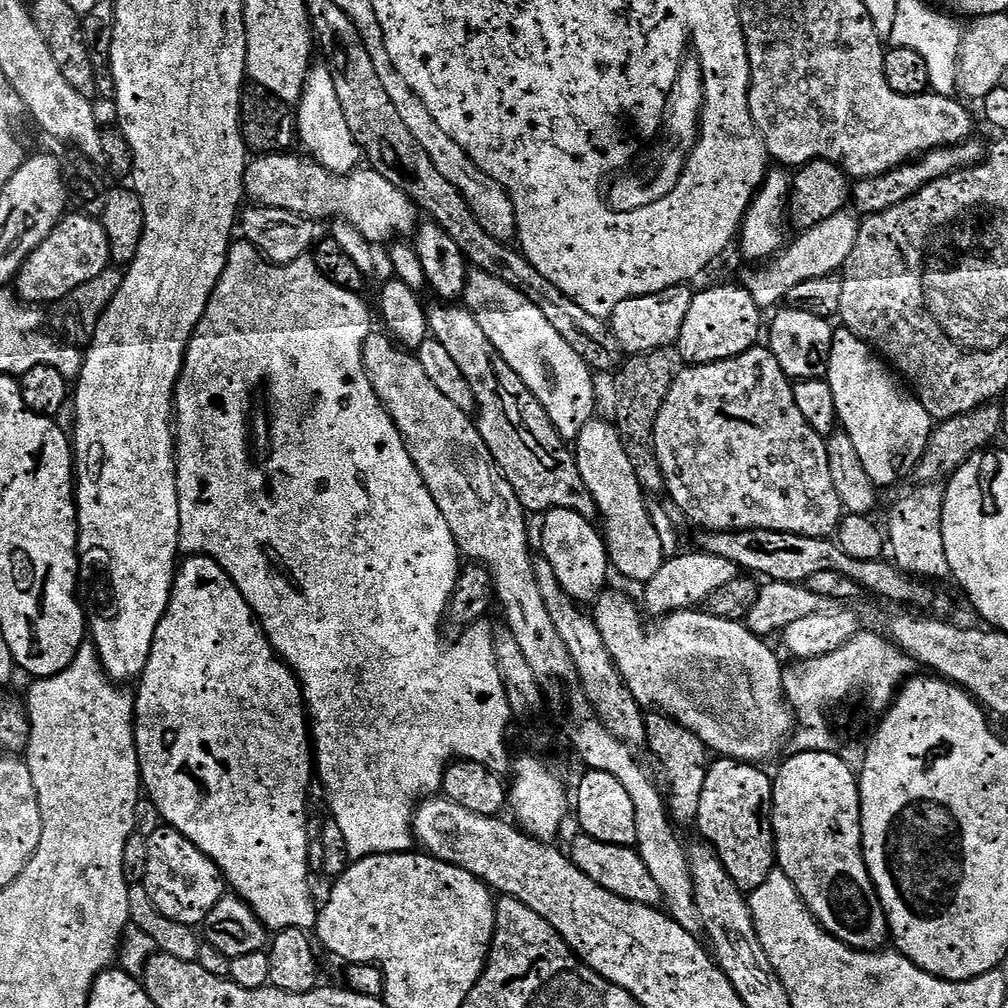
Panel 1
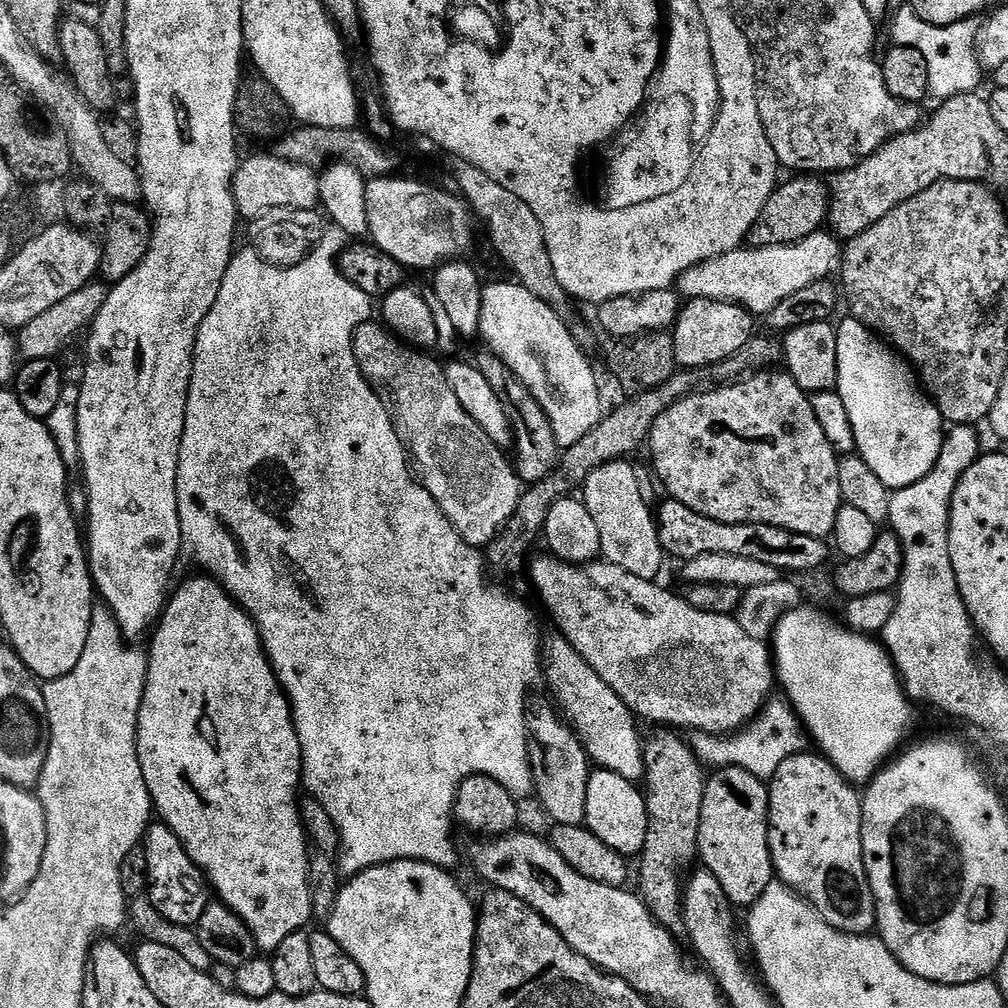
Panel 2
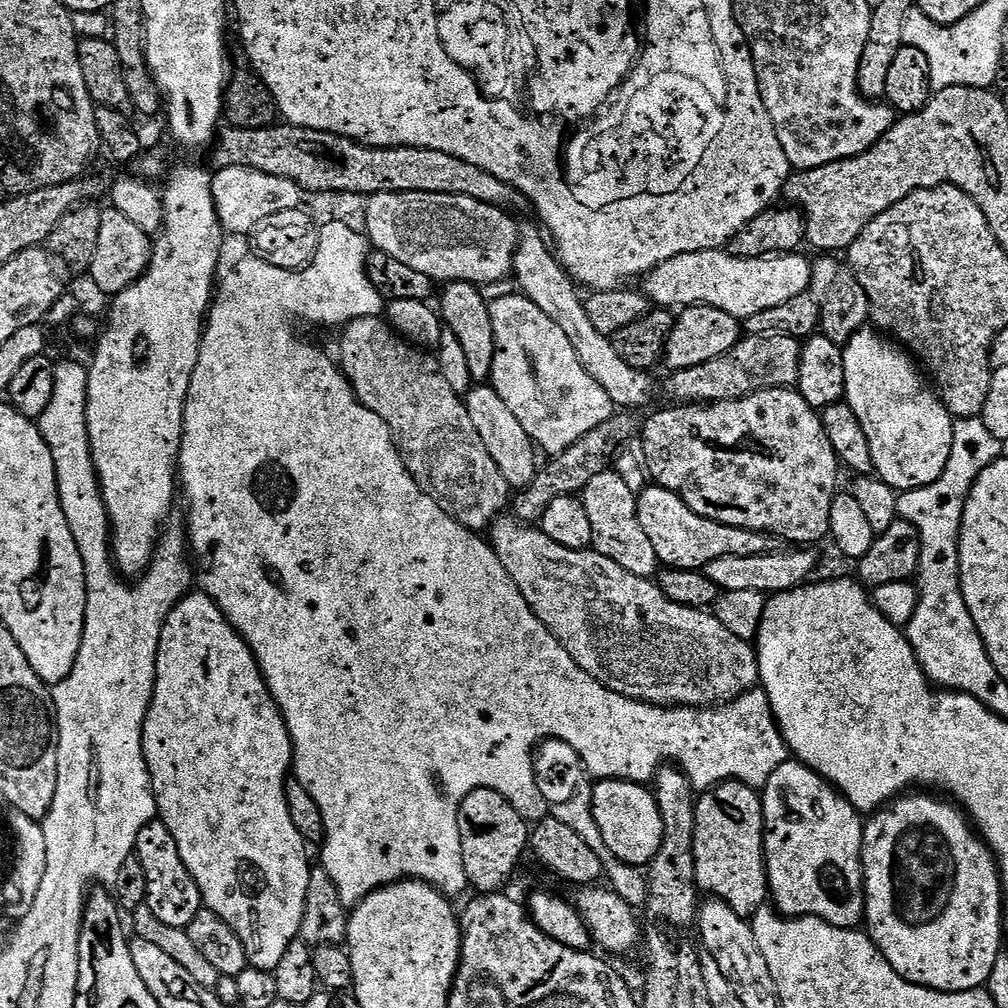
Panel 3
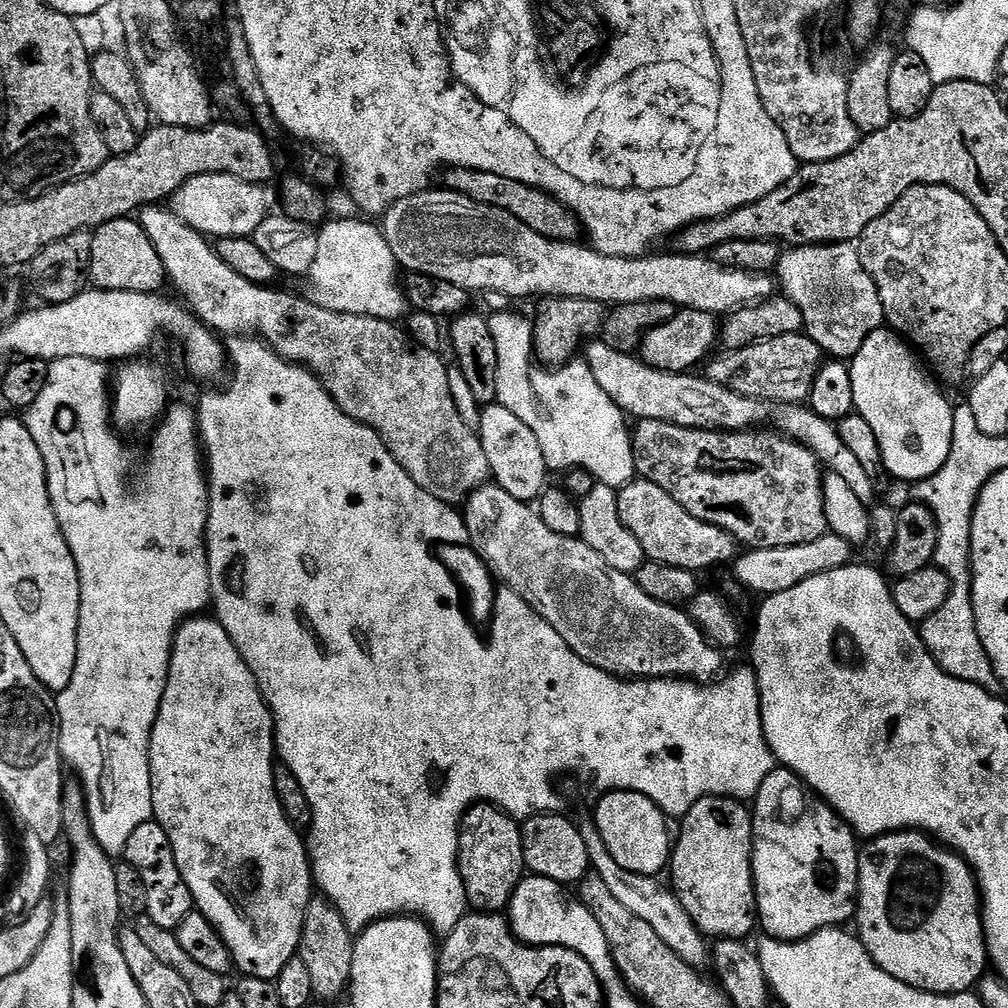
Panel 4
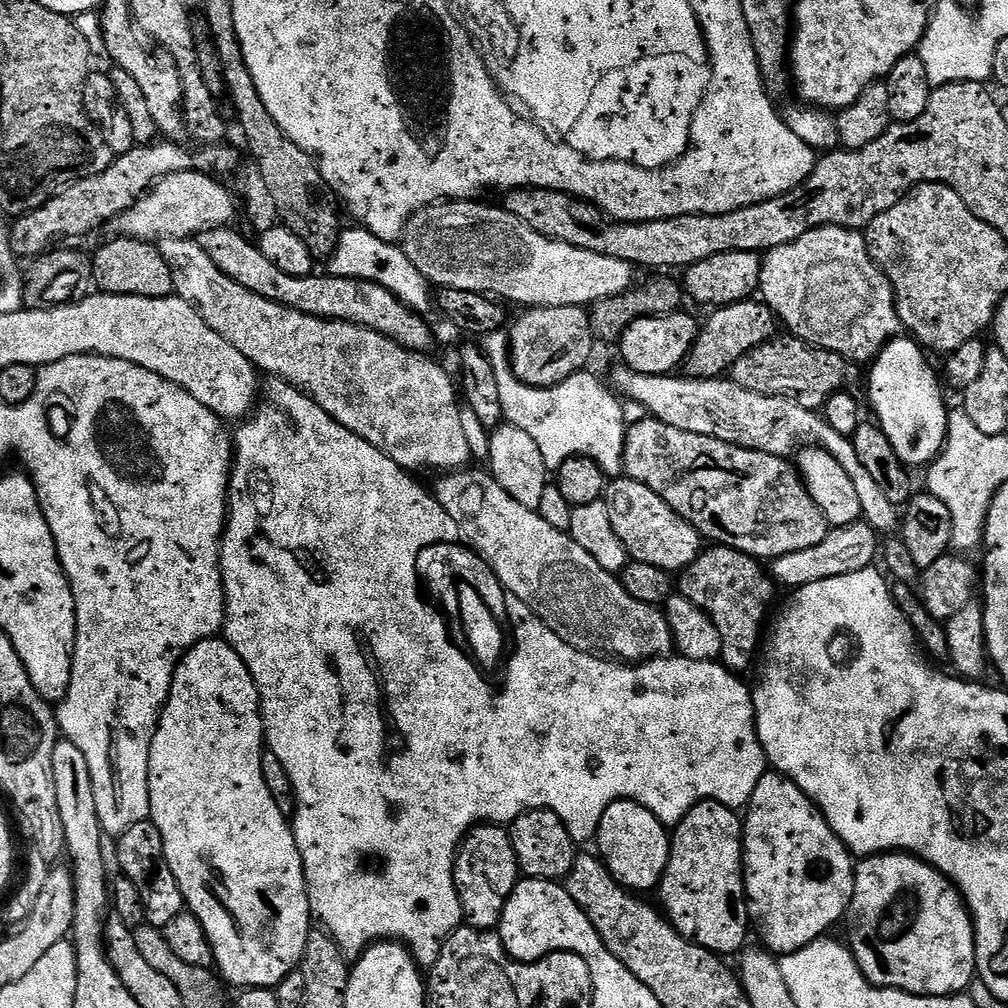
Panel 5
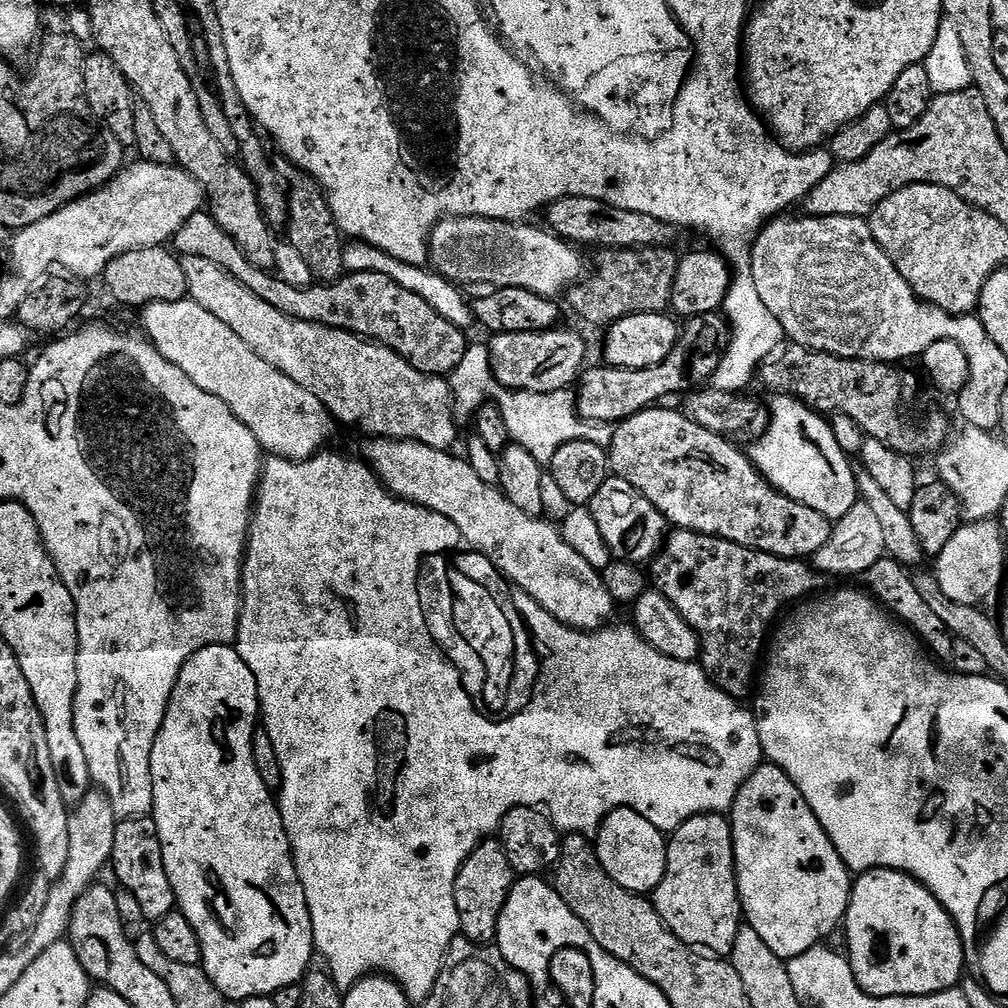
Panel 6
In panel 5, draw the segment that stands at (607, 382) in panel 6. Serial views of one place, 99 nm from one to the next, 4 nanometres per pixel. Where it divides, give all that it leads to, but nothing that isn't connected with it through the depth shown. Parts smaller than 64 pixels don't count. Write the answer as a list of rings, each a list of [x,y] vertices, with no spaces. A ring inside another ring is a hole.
[[[756,298],[728,304],[724,308],[715,309],[708,321],[700,324],[700,333],[686,361],[686,372],[693,380],[715,380],[723,377],[742,358],[742,354],[750,354],[758,346],[773,339],[777,335],[778,319],[775,312],[767,304]]]

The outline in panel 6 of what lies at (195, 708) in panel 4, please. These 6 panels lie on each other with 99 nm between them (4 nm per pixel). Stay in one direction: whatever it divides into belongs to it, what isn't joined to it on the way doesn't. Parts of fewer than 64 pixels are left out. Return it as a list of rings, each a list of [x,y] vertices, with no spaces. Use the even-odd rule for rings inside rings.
[[[211,644],[202,650],[198,650],[191,656],[182,666],[178,682],[174,686],[174,690],[170,694],[170,702],[166,710],[166,718],[162,722],[162,726],[158,730],[158,738],[154,738],[154,750],[150,750],[150,774],[154,782],[154,802],[152,803],[152,811],[150,813],[153,820],[158,826],[158,838],[162,842],[162,862],[166,866],[166,878],[170,882],[170,886],[176,895],[176,908],[188,919],[188,924],[194,926],[194,934],[197,942],[202,946],[202,967],[206,975],[210,978],[210,982],[220,991],[224,999],[229,1002],[239,1002],[241,1000],[249,1000],[255,996],[271,996],[272,993],[282,990],[283,988],[291,988],[299,985],[304,977],[310,971],[312,956],[314,960],[314,934],[312,933],[312,923],[310,922],[310,910],[306,906],[306,894],[302,890],[302,882],[298,878],[298,870],[292,861],[292,844],[288,841],[288,835],[284,829],[284,823],[280,817],[280,805],[277,797],[274,795],[273,789],[266,786],[266,782],[262,782],[262,777],[258,775],[258,766],[254,766],[254,750],[252,749],[252,735],[258,731],[258,721],[260,715],[260,699],[258,698],[258,682],[254,682],[254,673],[250,671],[250,666],[246,666],[246,662],[242,662],[242,658],[236,653],[232,644]]]

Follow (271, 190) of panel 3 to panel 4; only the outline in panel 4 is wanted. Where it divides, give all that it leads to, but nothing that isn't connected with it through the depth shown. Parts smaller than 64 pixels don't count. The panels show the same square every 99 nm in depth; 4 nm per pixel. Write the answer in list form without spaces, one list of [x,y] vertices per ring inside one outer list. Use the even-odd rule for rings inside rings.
[[[230,174],[192,176],[170,198],[171,211],[205,238],[252,237],[267,216],[273,215],[274,192],[262,184],[247,184]]]

